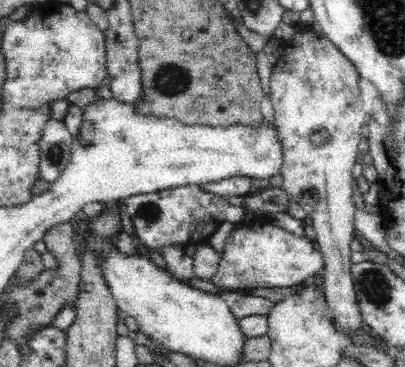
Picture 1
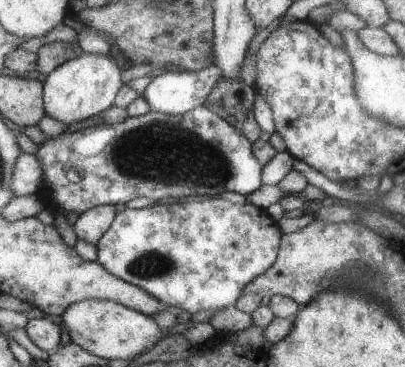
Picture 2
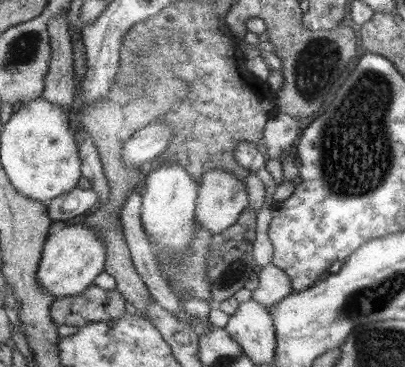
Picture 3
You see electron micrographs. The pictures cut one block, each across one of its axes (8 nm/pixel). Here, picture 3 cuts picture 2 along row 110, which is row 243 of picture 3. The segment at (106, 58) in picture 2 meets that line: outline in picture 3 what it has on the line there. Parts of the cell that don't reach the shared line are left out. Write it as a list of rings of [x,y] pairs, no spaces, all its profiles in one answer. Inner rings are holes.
[[[85,222],[75,226],[59,226],[53,230],[45,244],[37,270],[39,288],[49,294],[53,300],[63,296],[79,296],[83,294],[93,280],[105,270],[105,246],[97,240],[97,236],[85,226]]]

